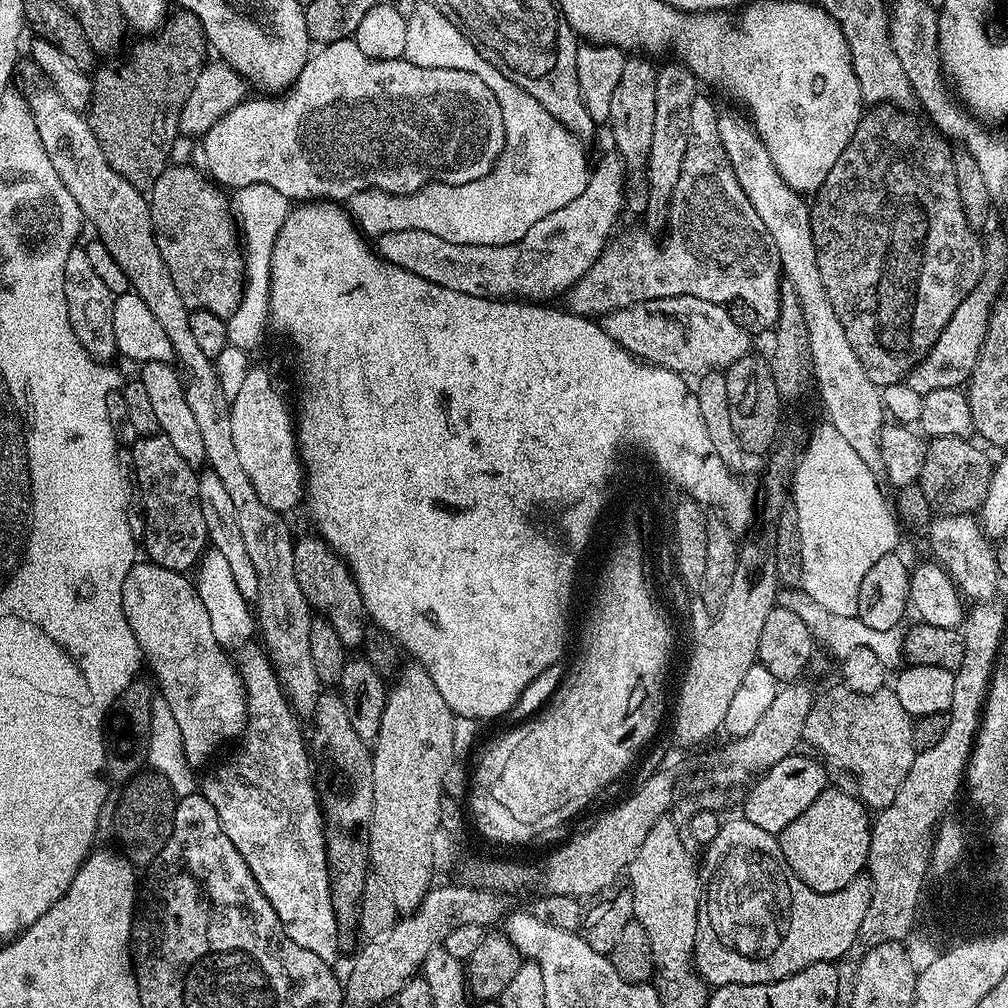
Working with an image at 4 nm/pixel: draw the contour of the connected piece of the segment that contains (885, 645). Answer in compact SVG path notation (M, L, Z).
M785 587L779 593L778 604L779 607L798 614L798 618L802 618L802 622L806 622L813 641L820 643L821 640L825 648L833 652L836 658L842 658L854 650L865 648L866 650L874 650L874 654L878 654L878 658L886 666L901 663L905 634L903 627L891 628L890 630L870 630L870 626L866 626L866 622L862 622L857 615L842 618L842 614L830 614L830 610L822 610L822 606L818 606L818 602L814 602L814 598L810 598L810 594L806 594L797 587Z

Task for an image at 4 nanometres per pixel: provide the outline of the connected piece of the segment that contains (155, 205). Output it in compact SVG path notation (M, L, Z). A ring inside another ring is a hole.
M169 166L156 179L150 189L152 225L162 262L174 278L174 290L182 294L182 302L190 310L201 308L229 318L246 300L242 240L229 197L200 172Z

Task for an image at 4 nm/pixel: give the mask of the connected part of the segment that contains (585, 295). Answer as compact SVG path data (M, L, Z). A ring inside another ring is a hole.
M704 94L696 95L694 98L694 107L690 110L690 142L686 145L686 158L682 158L682 174L678 174L678 186L674 186L672 202L669 204L666 213L668 237L665 238L664 245L659 248L654 241L643 240L640 236L624 236L621 240L619 238L613 239L598 258L598 262L594 262L594 266L590 266L590 270L586 270L583 278L573 288L568 289L566 293L566 299L568 299L568 304L566 304L567 311L572 312L576 316L603 318L609 312L613 311L613 309L630 308L634 304L641 304L647 300L670 298L671 296L693 296L694 298L702 298L706 302L714 302L715 304L725 306L731 304L733 300L741 300L750 306L754 306L754 310L758 310L758 318L761 325L775 325L776 319L779 317L779 298L782 285L780 255L770 238L770 234L766 230L766 226L762 222L762 218L758 218L758 213L754 211L754 206L750 206L750 198L746 198L746 190L742 190L742 186L738 184L738 178L734 178L734 166L730 166L730 158L726 158L726 149L722 146L721 135L718 134L719 117L720 112L718 108L715 108L704 97Z

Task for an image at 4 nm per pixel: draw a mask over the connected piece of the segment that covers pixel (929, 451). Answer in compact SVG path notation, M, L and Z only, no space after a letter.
M937 436L929 439L926 444L924 454L924 465L922 474L919 478L919 485L926 496L926 502L929 503L933 513L942 516L966 516L979 513L982 502L986 502L988 491L990 490L990 478L992 477L993 461L988 461L988 456L980 448L972 445L971 439L963 436L954 438L942 438Z

